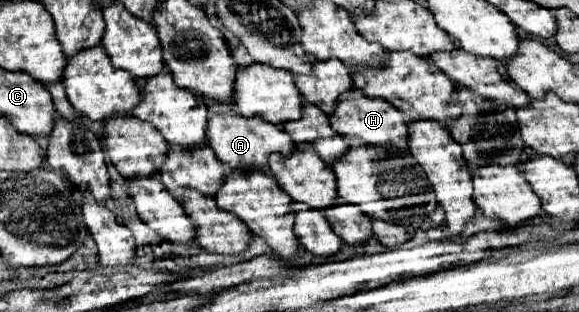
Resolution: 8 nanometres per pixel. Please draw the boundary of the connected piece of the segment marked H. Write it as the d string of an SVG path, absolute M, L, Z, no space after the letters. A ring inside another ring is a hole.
M352 91L340 97L334 115L330 115L330 125L336 133L342 131L348 139L362 139L370 147L408 149L408 143L410 143L408 125L404 123L402 113L398 113L398 109L394 109L388 101L370 99L362 91Z

